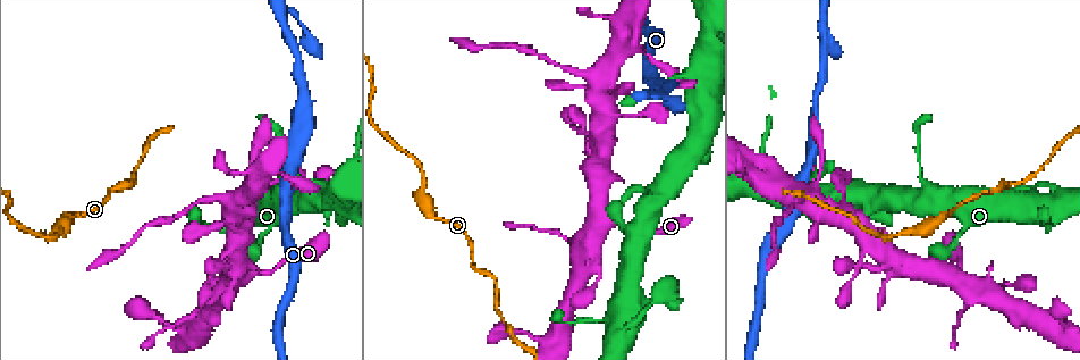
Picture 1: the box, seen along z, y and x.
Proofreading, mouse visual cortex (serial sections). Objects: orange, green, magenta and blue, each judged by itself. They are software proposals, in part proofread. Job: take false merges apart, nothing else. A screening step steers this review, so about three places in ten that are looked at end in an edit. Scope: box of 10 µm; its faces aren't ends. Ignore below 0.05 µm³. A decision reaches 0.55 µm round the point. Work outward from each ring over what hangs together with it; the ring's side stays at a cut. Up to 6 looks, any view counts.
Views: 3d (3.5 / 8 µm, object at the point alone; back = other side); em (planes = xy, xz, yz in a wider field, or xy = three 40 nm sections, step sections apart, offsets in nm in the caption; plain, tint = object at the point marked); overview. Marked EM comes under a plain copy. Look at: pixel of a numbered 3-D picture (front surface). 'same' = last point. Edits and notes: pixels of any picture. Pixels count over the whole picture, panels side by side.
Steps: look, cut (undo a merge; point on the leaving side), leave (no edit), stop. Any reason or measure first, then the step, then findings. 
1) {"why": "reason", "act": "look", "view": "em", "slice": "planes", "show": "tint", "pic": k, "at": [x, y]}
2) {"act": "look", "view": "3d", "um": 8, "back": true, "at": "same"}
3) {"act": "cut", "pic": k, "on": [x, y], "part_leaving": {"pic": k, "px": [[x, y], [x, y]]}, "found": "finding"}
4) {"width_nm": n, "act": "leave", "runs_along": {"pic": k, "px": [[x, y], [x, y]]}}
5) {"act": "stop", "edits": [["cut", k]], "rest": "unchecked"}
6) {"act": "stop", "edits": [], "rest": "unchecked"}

{"why": "sudden change in width", "act": "look", "view": "3d", "um": 3.5, "pic": 1, "at": [651, 201]}

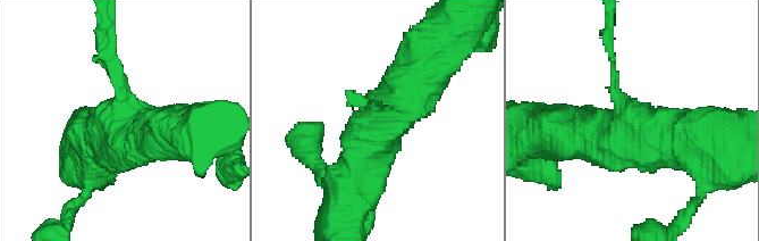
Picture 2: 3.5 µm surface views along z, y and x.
{"act": "look", "view": "em", "slice": "xy", "step": 3, "show": "tint", "pic": 2, "at": [375, 117]}

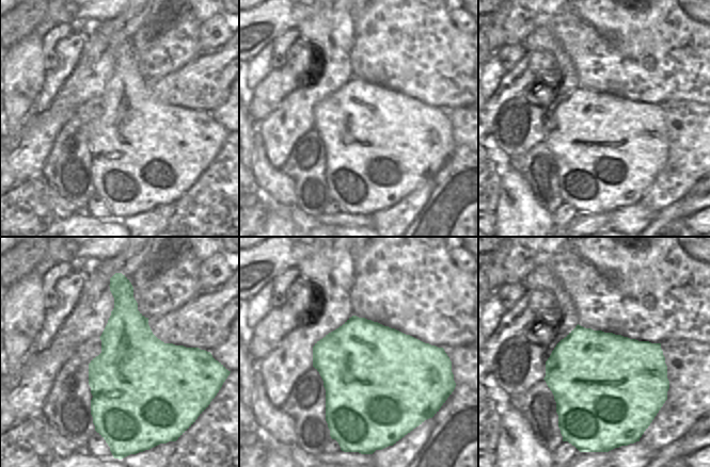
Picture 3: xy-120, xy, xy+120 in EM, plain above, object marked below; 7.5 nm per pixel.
{"width_nm": 800, "act": "cut", "pic": 2, "on": [606, 36], "part_leaving": {"pic": 2, "px": [[615, 67], [609, 49], [609, 25]]}, "found": "a second cell is stuck on"}

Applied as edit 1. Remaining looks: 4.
{"why": "thick turns thin", "act": "look", "view": "3d", "um": 8, "pic": 1, "at": [603, 318]}

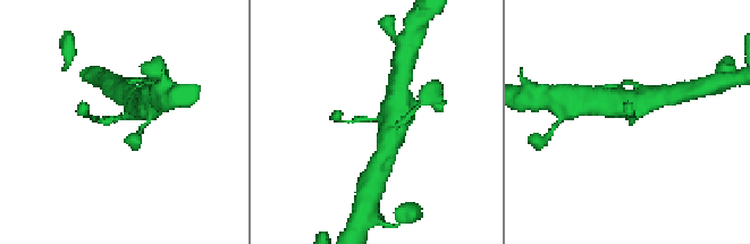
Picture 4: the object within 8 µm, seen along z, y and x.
{"arm_widths_nm": [200, 800], "why": "need the tissue", "act": "look", "view": "em", "slice": "xy", "step": 5, "show": "tint", "at": "same"}

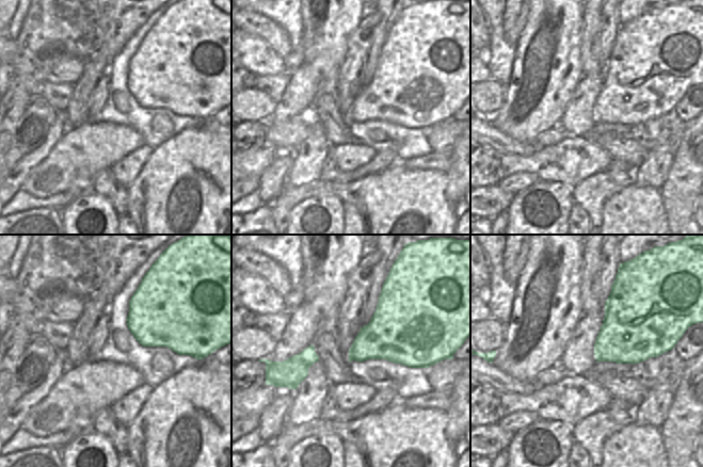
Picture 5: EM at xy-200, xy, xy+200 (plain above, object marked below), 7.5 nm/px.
{"act": "leave", "runs_along": {"pic": 4, "px": [[144, 101], [115, 122], [90, 118]]}, "found": "continuous, no second cell"}

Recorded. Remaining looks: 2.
{"why": "looks like a crossing", "act": "look", "view": "3d", "um": 8, "back": true, "pic": 1, "at": [226, 200]}

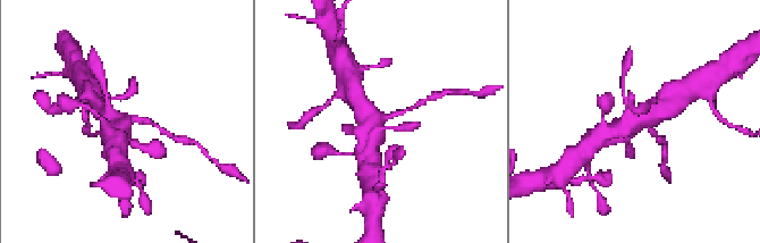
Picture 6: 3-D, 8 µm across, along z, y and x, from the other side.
{"why": "closer look", "act": "look", "view": "3d", "um": 3.5, "back": true, "at": "same"}

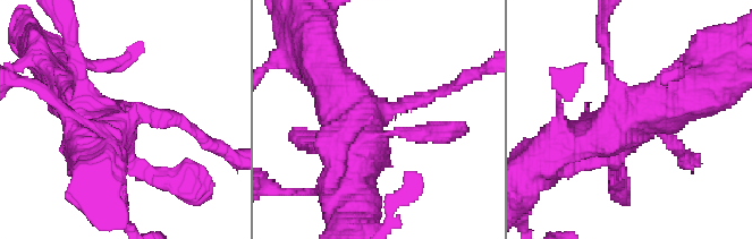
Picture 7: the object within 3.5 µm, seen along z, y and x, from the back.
{"act": "cut", "pic": 7, "on": [189, 126], "part_leaving": {"pic": 7, "px": [[150, 112], [182, 119], [234, 158]]}, "found": "two cells meet here"}

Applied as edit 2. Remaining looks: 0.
{"act": "stop", "edits": [["cut", 2], ["cut", 7]], "rest": "unchecked"}

